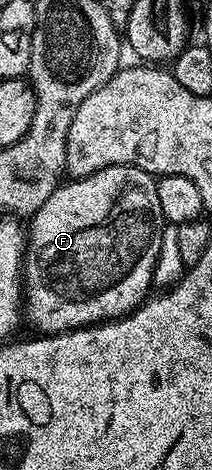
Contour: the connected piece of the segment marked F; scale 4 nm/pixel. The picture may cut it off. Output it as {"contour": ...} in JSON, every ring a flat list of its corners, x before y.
{"contour":[[111,166,102,168,85,178,72,178,56,187,50,200,46,200,46,204,42,204,42,208,38,208,38,212,32,215,30,225,26,230,26,253,22,278,26,283,26,322,27,325,29,322,36,329,33,331,47,336,62,334,65,330,78,330,82,326,91,326,113,318,122,318,126,314,131,314,141,302,145,301,146,295,149,293,147,290,150,290,152,286,152,269,158,260,158,252,166,225,162,216,162,208,158,205,156,178,153,175,147,174,137,166]]}

